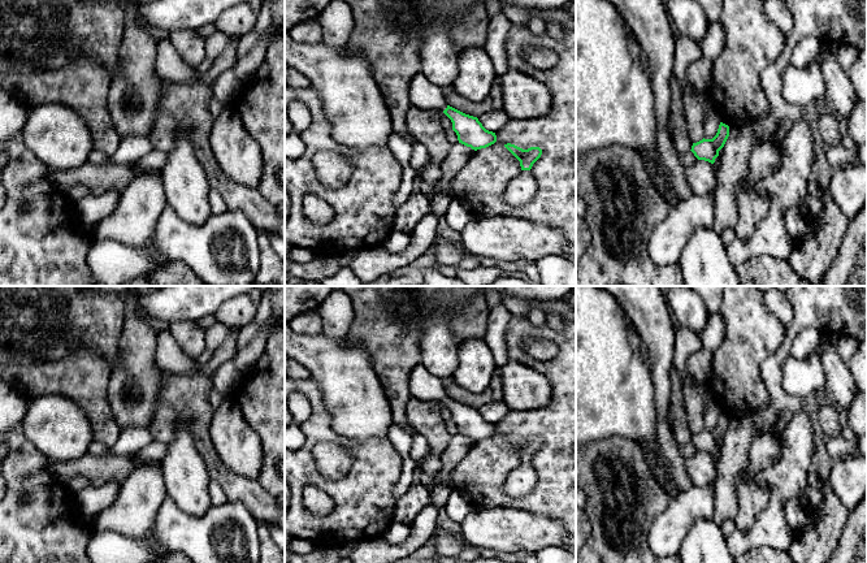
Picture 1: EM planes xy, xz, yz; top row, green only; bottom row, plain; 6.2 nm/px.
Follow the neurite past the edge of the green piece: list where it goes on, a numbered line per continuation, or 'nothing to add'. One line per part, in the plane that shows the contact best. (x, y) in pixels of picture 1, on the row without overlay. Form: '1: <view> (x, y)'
1: xz (423, 385)

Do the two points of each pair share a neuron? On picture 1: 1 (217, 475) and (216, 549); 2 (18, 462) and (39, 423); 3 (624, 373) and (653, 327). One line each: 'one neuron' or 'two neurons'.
1: two neurons
2: two neurons
3: two neurons

